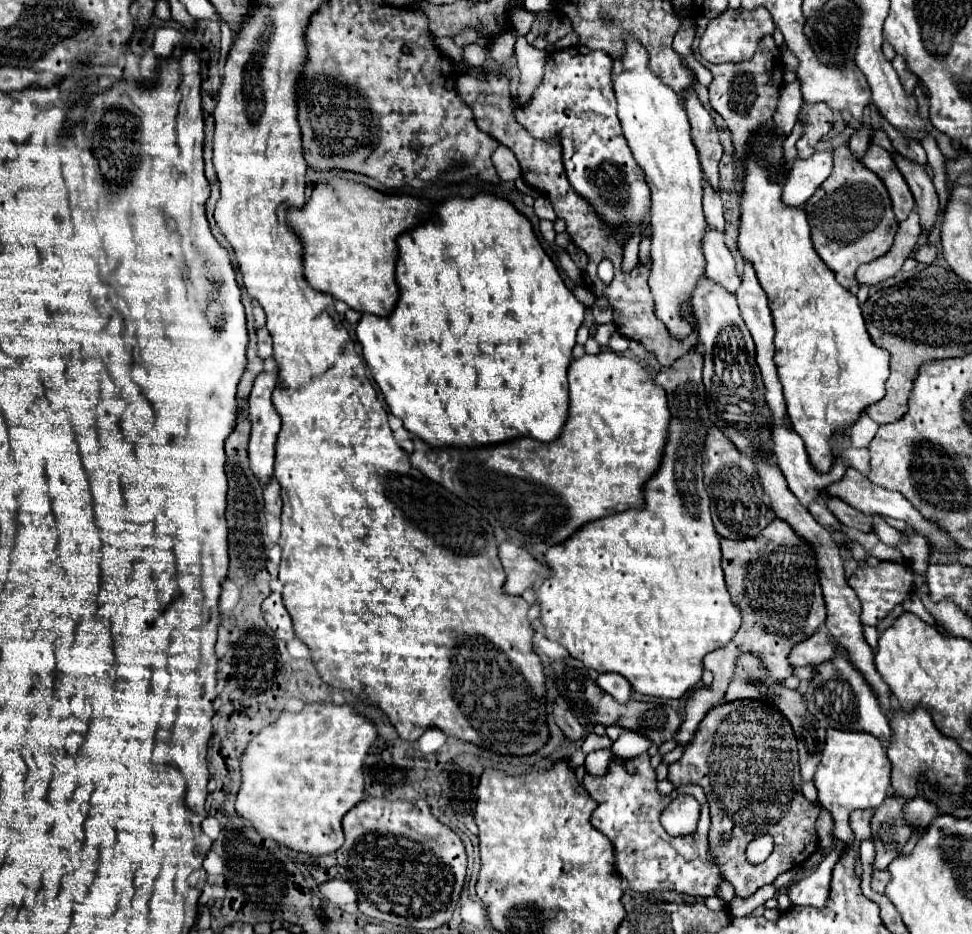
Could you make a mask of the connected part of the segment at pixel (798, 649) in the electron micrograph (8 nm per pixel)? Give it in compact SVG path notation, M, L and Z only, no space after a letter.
M814 633L806 641L798 643L790 653L790 663L798 665L822 665L836 657L836 645L828 633Z

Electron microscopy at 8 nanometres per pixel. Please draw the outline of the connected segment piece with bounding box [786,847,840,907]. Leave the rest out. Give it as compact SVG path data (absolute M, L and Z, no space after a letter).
M832 847L826 857L822 859L822 863L818 865L818 869L806 877L800 879L792 885L786 887L786 893L792 901L792 905L812 905L812 907L824 907L828 901L828 893L830 893L830 879L832 879L832 869L838 861L840 853L836 847Z

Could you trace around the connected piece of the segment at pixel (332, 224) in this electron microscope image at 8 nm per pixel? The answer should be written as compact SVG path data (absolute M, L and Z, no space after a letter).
M320 183L314 187L312 199L306 203L302 211L290 209L288 221L302 237L304 275L314 289L344 301L358 313L388 317L400 297L396 285L396 259L398 259L396 239L402 233L408 233L410 229L418 227L420 223L426 223L428 217L430 217L430 209L418 199L412 199L408 195L384 195L356 183L344 183L342 187L326 187L324 183Z

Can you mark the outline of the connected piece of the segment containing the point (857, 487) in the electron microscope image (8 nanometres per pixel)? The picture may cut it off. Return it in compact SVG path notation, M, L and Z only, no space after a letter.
M848 467L844 477L832 485L826 487L826 495L830 497L840 497L844 503L848 503L850 507L866 513L866 515L888 515L888 517L894 517L894 519L902 519L906 521L912 529L916 529L916 533L924 535L928 539L928 543L934 547L934 549L954 549L954 541L946 535L946 531L938 529L934 523L930 523L928 519L924 519L912 505L910 501L906 501L902 497L902 493L898 491L890 491L890 489L882 489L878 485L874 485L868 477L864 477L860 471Z

